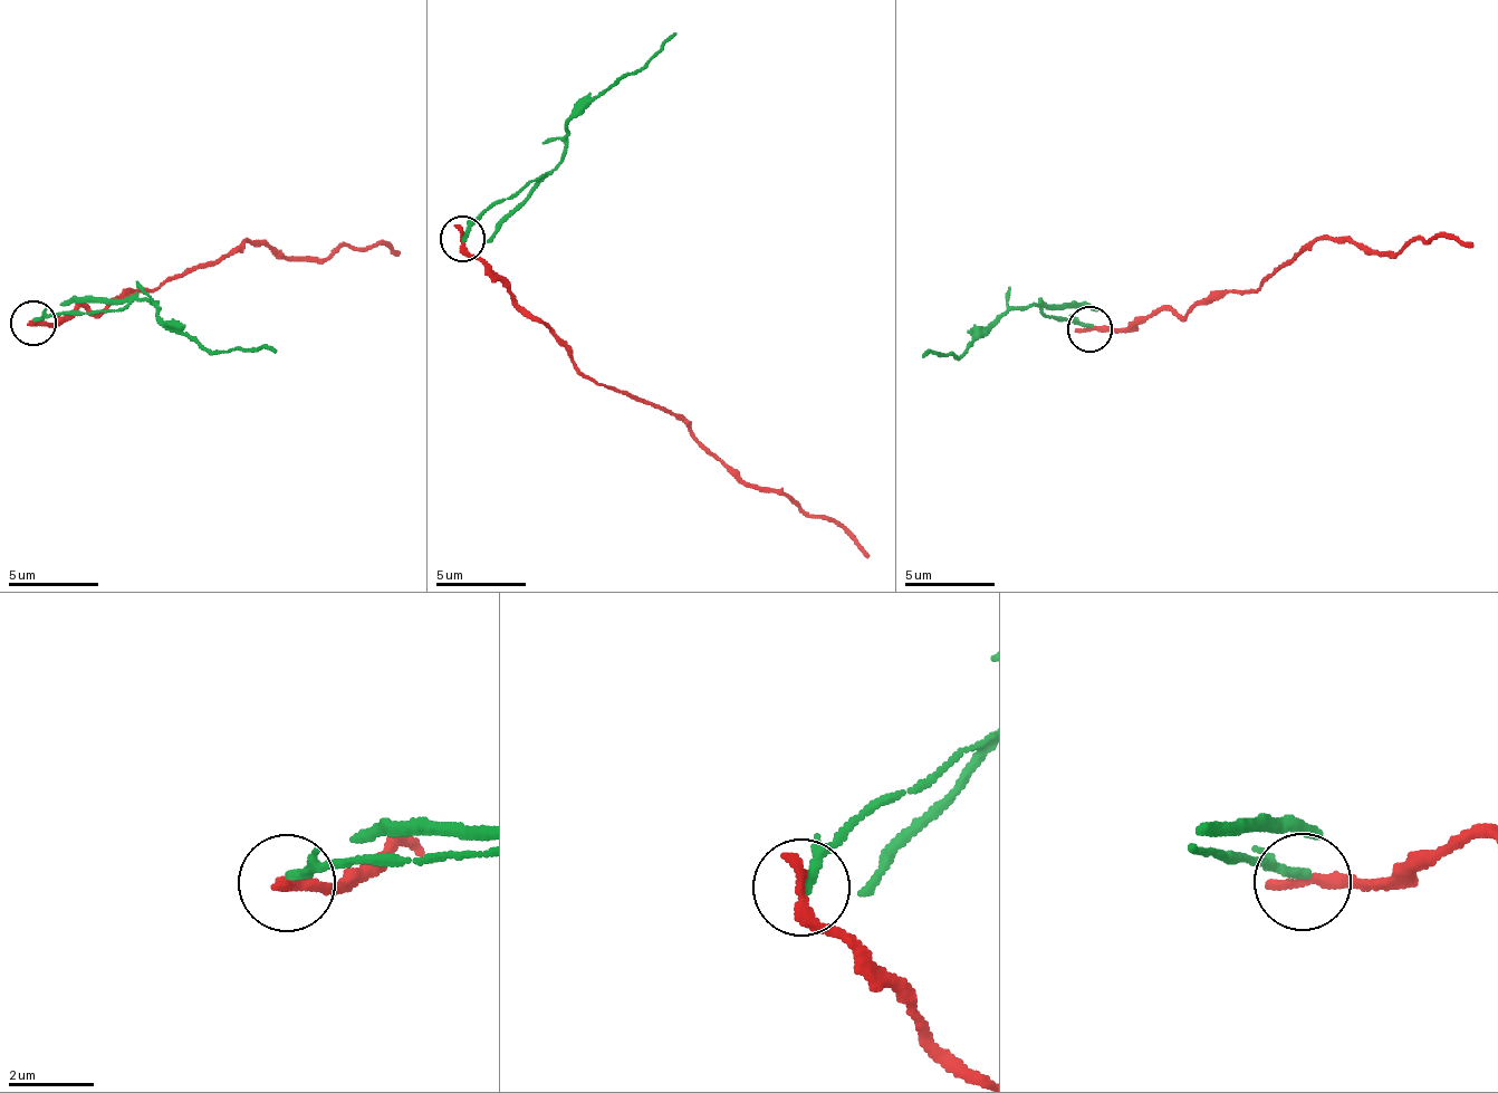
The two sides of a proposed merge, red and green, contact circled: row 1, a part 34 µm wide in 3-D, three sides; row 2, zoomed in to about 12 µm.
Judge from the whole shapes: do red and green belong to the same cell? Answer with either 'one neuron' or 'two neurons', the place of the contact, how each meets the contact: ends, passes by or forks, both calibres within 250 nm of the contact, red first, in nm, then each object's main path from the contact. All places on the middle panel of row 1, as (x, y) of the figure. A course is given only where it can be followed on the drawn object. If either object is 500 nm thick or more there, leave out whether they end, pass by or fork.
two neurons | (462, 239) | red ends | green ends | 360/240 nm | red via (463, 238), (582, 374), (666, 406), (749, 483), (789, 492), (805, 511), (836, 520), (868, 556) | green via (462, 238), (498, 202), (557, 166), (564, 125), (678, 35)

